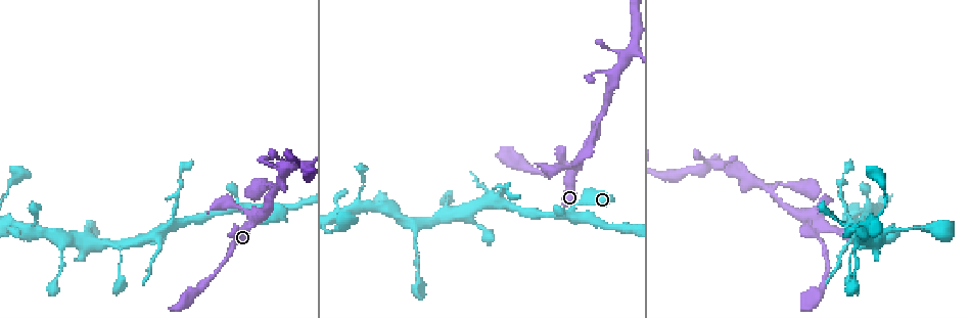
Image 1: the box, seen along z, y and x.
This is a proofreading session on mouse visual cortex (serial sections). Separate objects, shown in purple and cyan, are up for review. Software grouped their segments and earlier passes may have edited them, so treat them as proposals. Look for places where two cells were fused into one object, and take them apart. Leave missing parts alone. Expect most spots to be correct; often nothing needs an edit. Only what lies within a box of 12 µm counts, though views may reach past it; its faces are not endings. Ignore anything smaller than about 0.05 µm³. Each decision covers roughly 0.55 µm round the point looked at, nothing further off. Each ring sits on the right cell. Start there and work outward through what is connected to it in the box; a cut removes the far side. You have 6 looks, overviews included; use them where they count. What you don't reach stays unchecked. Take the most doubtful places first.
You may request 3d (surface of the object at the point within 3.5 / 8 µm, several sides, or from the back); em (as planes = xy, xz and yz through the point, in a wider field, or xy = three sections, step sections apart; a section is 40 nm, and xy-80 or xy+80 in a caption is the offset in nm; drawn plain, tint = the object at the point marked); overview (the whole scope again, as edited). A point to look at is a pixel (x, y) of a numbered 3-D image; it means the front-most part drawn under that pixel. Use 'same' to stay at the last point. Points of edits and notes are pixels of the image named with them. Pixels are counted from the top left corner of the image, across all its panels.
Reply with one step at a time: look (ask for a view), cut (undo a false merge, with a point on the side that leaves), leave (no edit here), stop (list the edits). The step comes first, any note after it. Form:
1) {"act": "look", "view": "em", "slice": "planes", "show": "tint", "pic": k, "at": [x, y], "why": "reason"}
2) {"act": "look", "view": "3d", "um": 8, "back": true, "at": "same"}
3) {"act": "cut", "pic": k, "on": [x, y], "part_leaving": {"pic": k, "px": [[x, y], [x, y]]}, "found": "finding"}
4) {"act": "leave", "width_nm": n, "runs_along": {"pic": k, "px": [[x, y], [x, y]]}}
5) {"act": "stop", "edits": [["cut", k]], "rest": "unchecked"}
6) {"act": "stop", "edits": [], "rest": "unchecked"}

{"act": "look", "view": "3d", "um": 3.5, "pic": 1, "at": [571, 213], "why": "a fork"}

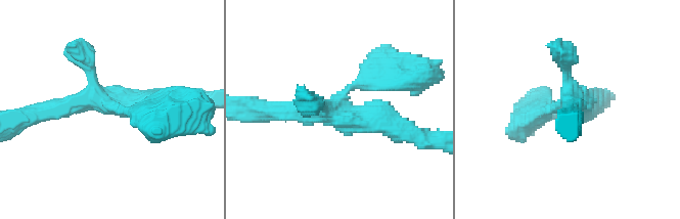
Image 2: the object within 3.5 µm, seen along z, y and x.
{"act": "look", "view": "em", "slice": "xy", "step": 2, "show": "tint", "pic": 2, "at": [108, 108], "why": "shape alone is not enough"}

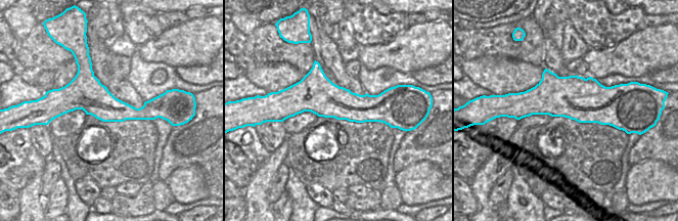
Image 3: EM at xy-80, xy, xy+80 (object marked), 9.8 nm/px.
{"act": "leave", "found": "one cell here"}

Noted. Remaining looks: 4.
{"act": "look", "view": "3d", "um": 3.5, "pic": 1, "at": [772, 193], "why": "abrupt turn"}

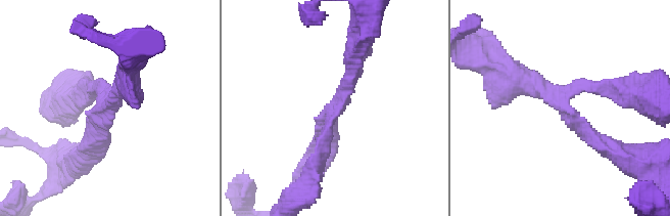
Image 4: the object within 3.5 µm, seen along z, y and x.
{"act": "look", "view": "em", "slice": "xy", "step": 2, "show": "tint", "pic": 4, "at": [333, 109]}

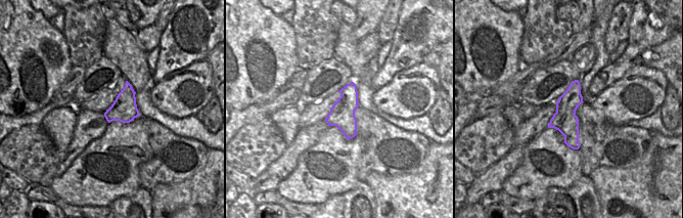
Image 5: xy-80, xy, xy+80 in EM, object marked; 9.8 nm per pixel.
{"act": "leave", "arm_widths_nm": [200, 250, 300], "runs_along": {"pic": 5, "px": [[575, 83], [570, 130], [576, 146]]}, "found": "all the same cell"}

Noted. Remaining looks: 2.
{"act": "look", "view": "3d", "um": 8, "pic": 1, "at": [169, 226], "why": "branch point"}

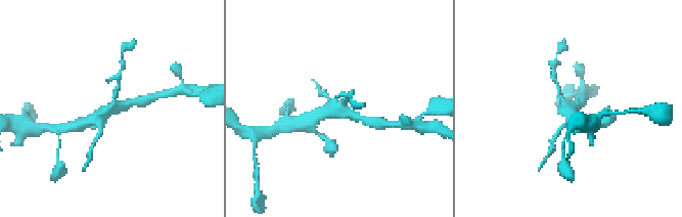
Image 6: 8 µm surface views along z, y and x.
{"act": "look", "view": "em", "slice": "xy", "step": 5, "show": "tint", "pic": 6, "at": [112, 111], "why": "shape alone is not enough"}

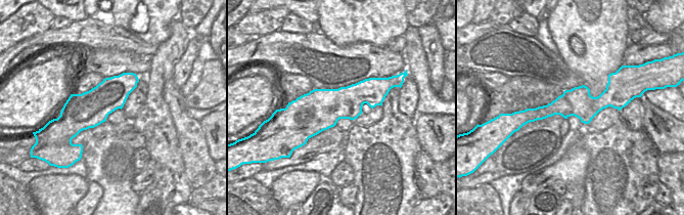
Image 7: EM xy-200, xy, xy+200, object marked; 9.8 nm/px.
{"act": "leave", "runs_along": {"pic": 6, "px": [[137, 101], [108, 110], [88, 122]]}, "found": "one cell here"}

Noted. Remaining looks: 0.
{"act": "stop", "edits": [], "rest": "unchecked"}

